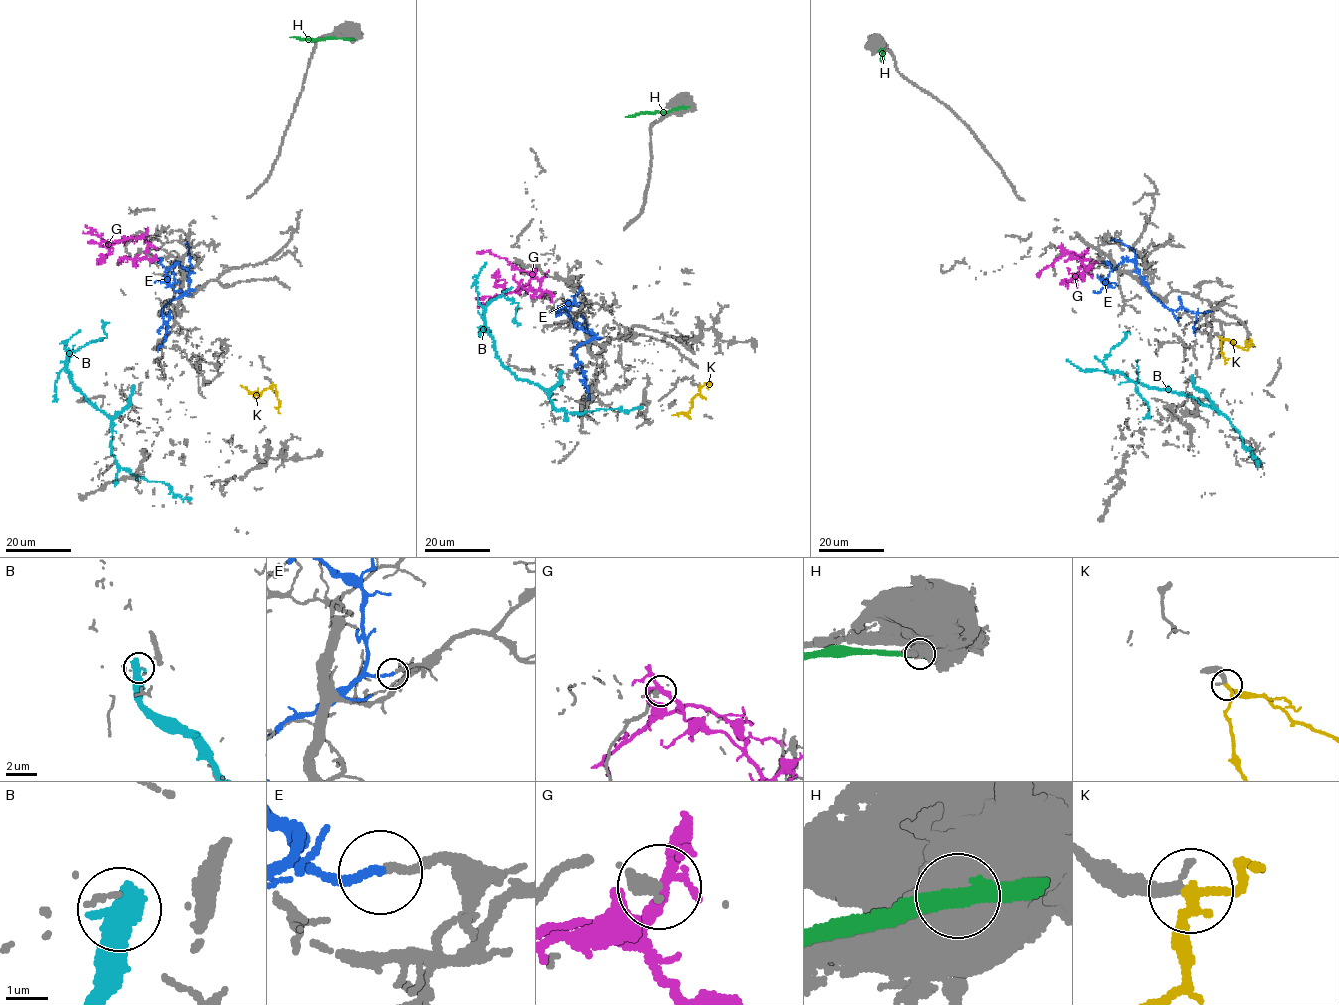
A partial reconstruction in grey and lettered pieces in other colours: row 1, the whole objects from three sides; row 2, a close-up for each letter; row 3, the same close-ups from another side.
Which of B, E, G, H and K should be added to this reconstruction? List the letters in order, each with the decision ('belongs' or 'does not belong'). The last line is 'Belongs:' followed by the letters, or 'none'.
B: does not belong
E: does not belong
G: does not belong
H: does not belong
K: belongs
Belongs: K

